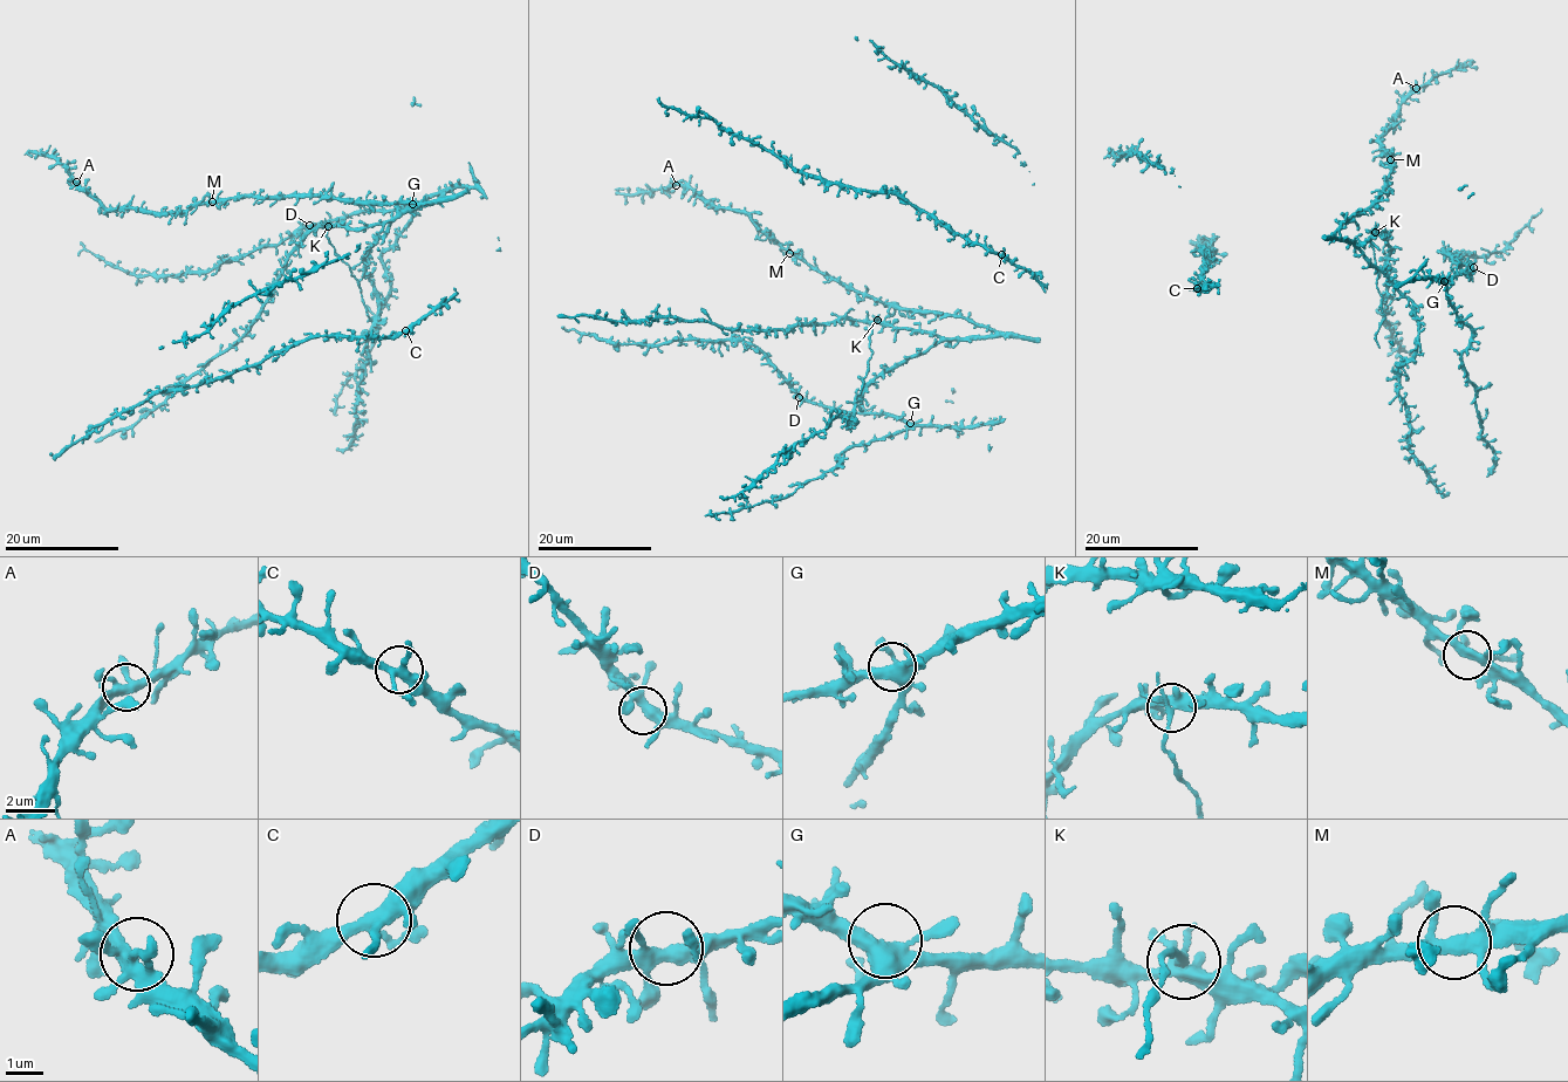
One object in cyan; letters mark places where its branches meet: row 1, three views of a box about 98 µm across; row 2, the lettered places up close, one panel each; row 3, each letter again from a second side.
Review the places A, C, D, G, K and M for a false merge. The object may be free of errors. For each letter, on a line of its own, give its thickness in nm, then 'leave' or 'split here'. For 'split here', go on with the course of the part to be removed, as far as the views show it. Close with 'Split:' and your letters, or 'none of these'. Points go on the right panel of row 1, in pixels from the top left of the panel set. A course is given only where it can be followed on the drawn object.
A: calibre 320 nm; leave
C: calibre 320 nm; leave
D: calibre 360 nm; leave
G: calibre 400 nm; leave
K: calibre 360 nm; leave
M: calibre 320 nm; leave
Split: none of these

